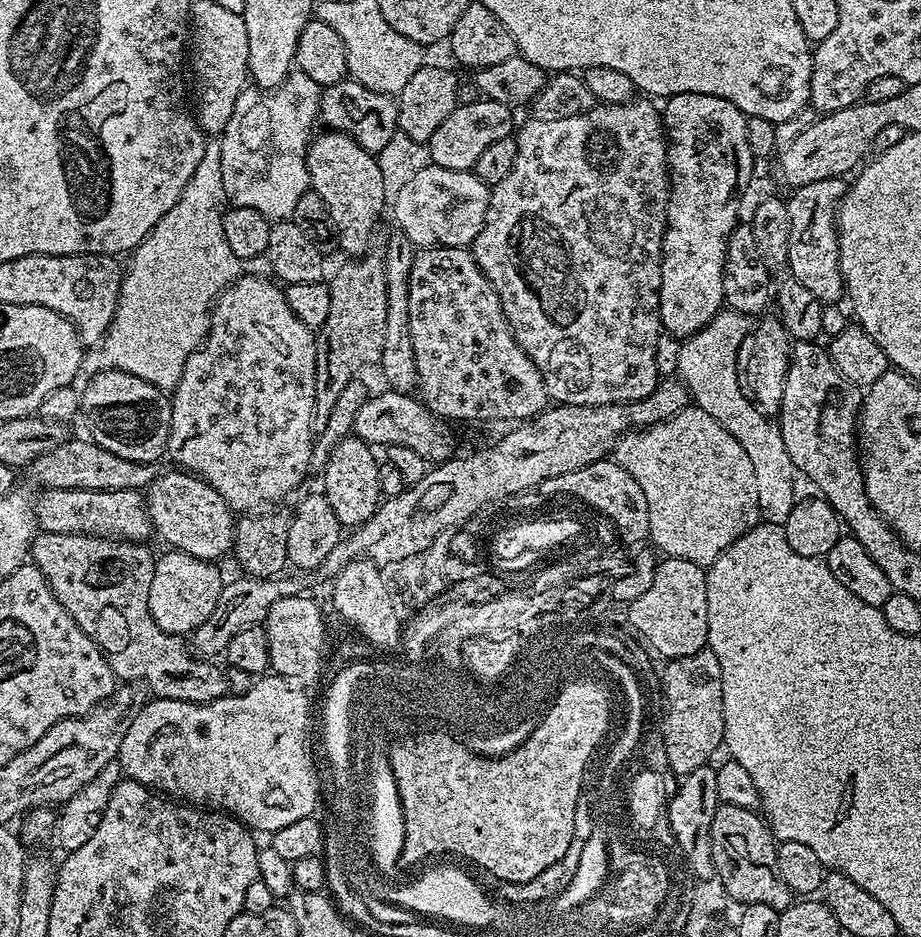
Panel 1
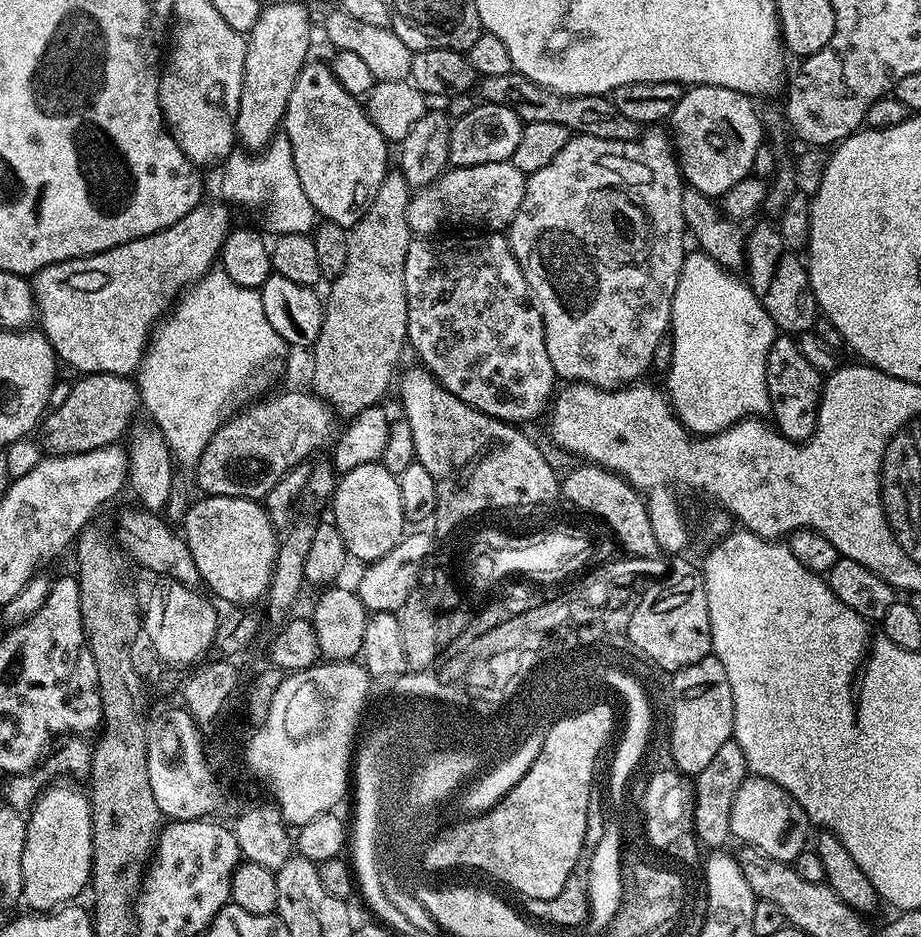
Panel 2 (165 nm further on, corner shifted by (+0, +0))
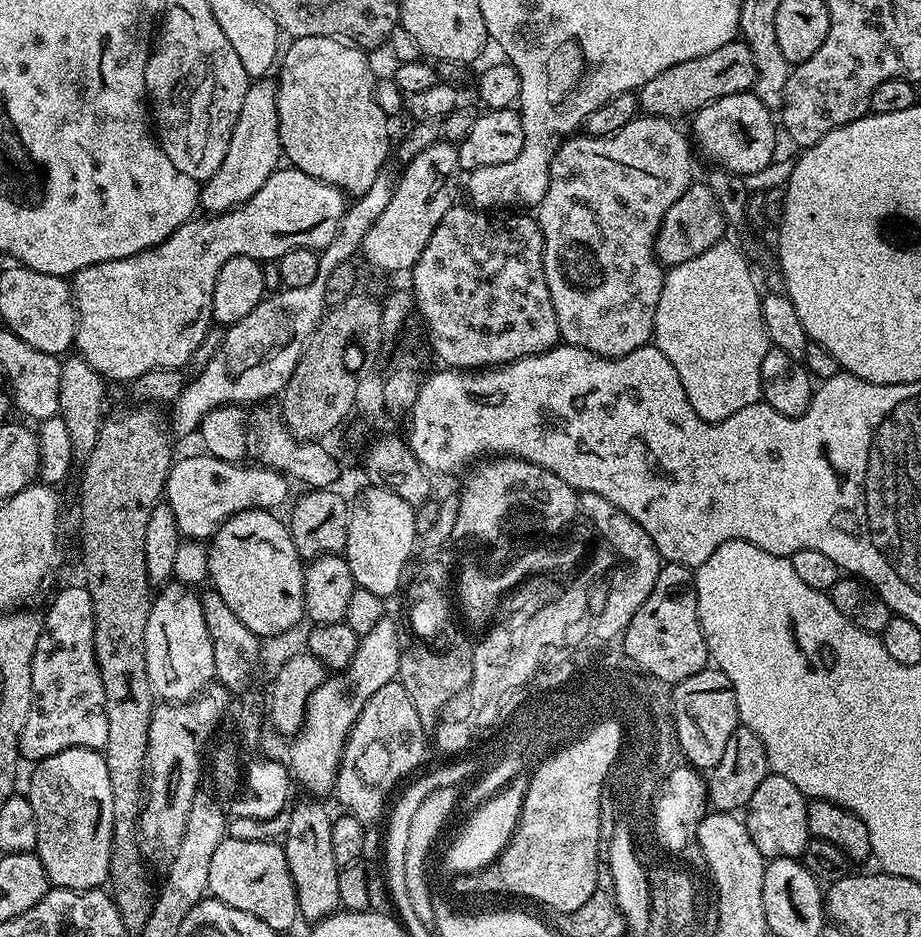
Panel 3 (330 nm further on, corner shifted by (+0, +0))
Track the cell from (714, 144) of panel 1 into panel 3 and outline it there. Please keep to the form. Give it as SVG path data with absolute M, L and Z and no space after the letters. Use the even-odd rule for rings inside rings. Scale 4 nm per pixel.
M755 91L726 94L726 98L718 98L706 107L697 110L691 120L705 154L713 160L711 163L726 171L739 173L745 178L752 172L762 171L766 165L773 162L777 155L776 128L778 132L778 124L774 119L773 109L767 108L756 97Z

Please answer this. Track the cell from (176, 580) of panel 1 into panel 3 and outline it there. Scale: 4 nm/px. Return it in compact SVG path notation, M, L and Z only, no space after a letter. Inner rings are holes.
M169 582L155 593L150 618L146 618L146 670L150 674L153 693L164 702L193 700L203 688L213 683L216 675L214 646L206 630L206 618L202 614L200 597L187 584Z

